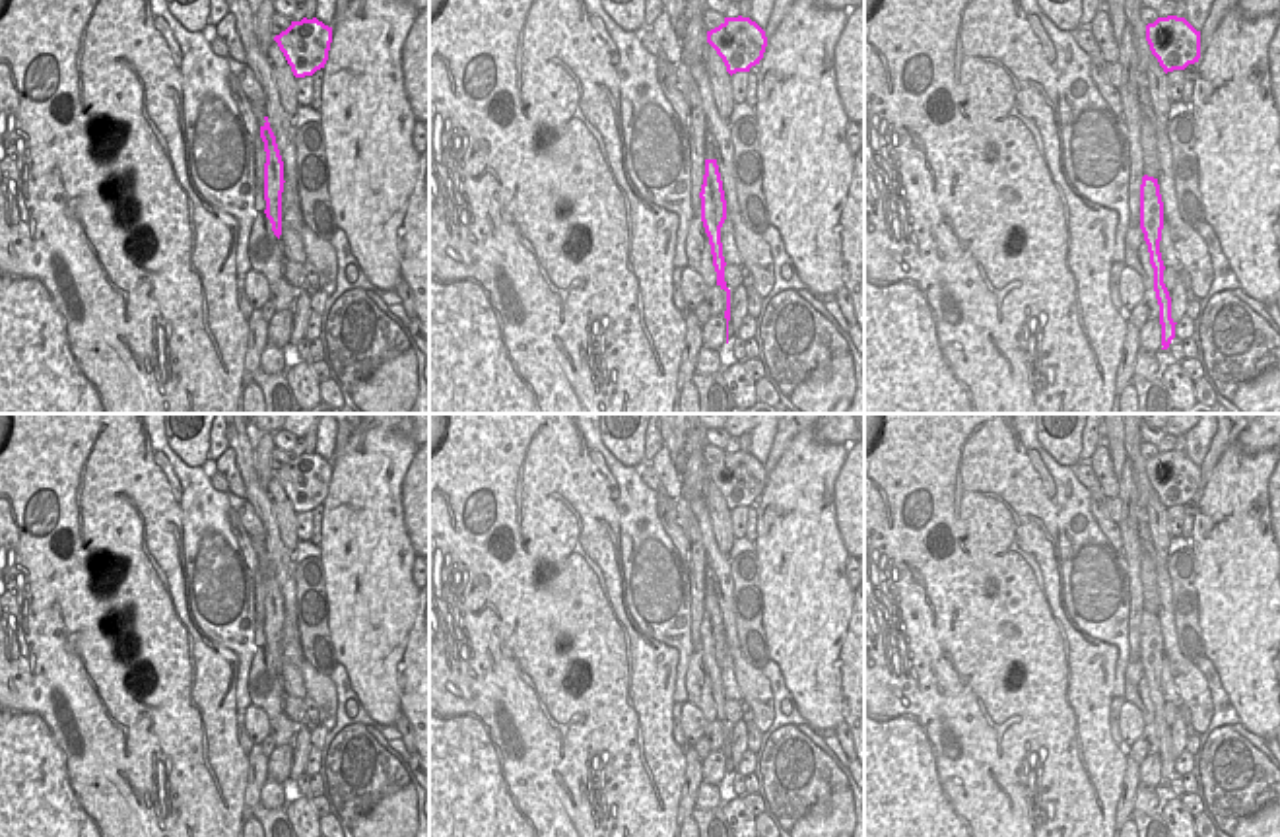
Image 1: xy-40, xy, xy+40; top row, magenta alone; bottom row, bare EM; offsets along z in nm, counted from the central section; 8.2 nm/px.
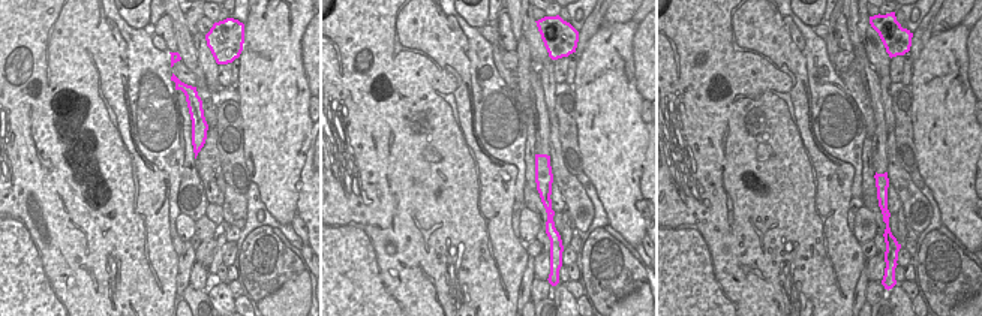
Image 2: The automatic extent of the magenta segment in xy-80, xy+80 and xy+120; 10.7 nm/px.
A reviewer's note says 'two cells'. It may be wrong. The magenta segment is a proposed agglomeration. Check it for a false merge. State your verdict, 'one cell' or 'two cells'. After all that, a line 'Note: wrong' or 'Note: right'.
one cell
Note: wrong

